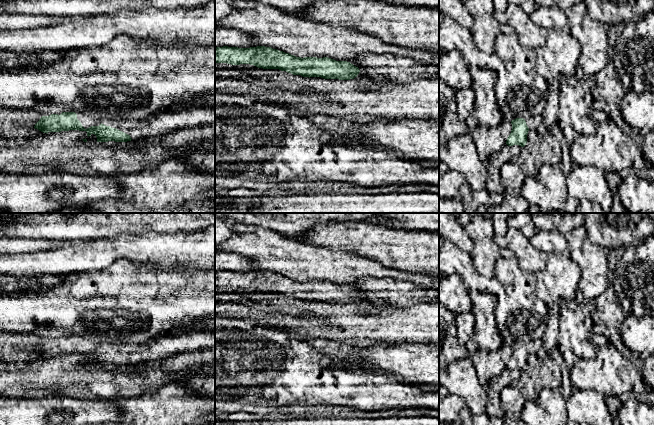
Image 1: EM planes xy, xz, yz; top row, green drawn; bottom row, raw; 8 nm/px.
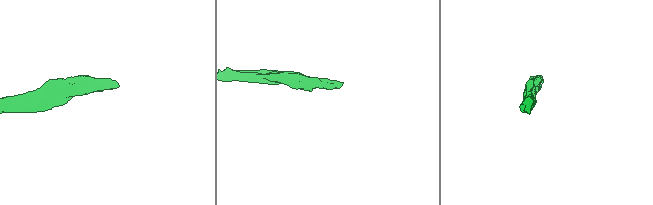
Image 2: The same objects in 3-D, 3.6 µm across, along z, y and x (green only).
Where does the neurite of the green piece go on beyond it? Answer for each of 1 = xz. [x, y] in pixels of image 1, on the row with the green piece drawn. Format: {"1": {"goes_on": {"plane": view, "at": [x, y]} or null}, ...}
{"1": {"goes_on": {"plane": "xz", "at": [365, 83]}}}

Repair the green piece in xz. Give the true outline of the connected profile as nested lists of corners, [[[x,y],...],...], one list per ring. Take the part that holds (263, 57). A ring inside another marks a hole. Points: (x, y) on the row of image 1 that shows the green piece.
[[[257,46],[250,48],[238,47],[216,47],[215,48],[215,62],[227,63],[231,65],[250,64],[263,69],[279,69],[286,71],[293,75],[301,75],[303,77],[321,77],[324,79],[339,79],[350,80],[359,85],[361,90],[371,90],[376,84],[387,82],[388,80],[382,78],[370,78],[360,73],[358,67],[347,61],[336,61],[334,59],[323,57],[296,57],[289,53],[273,49],[271,47]]]

